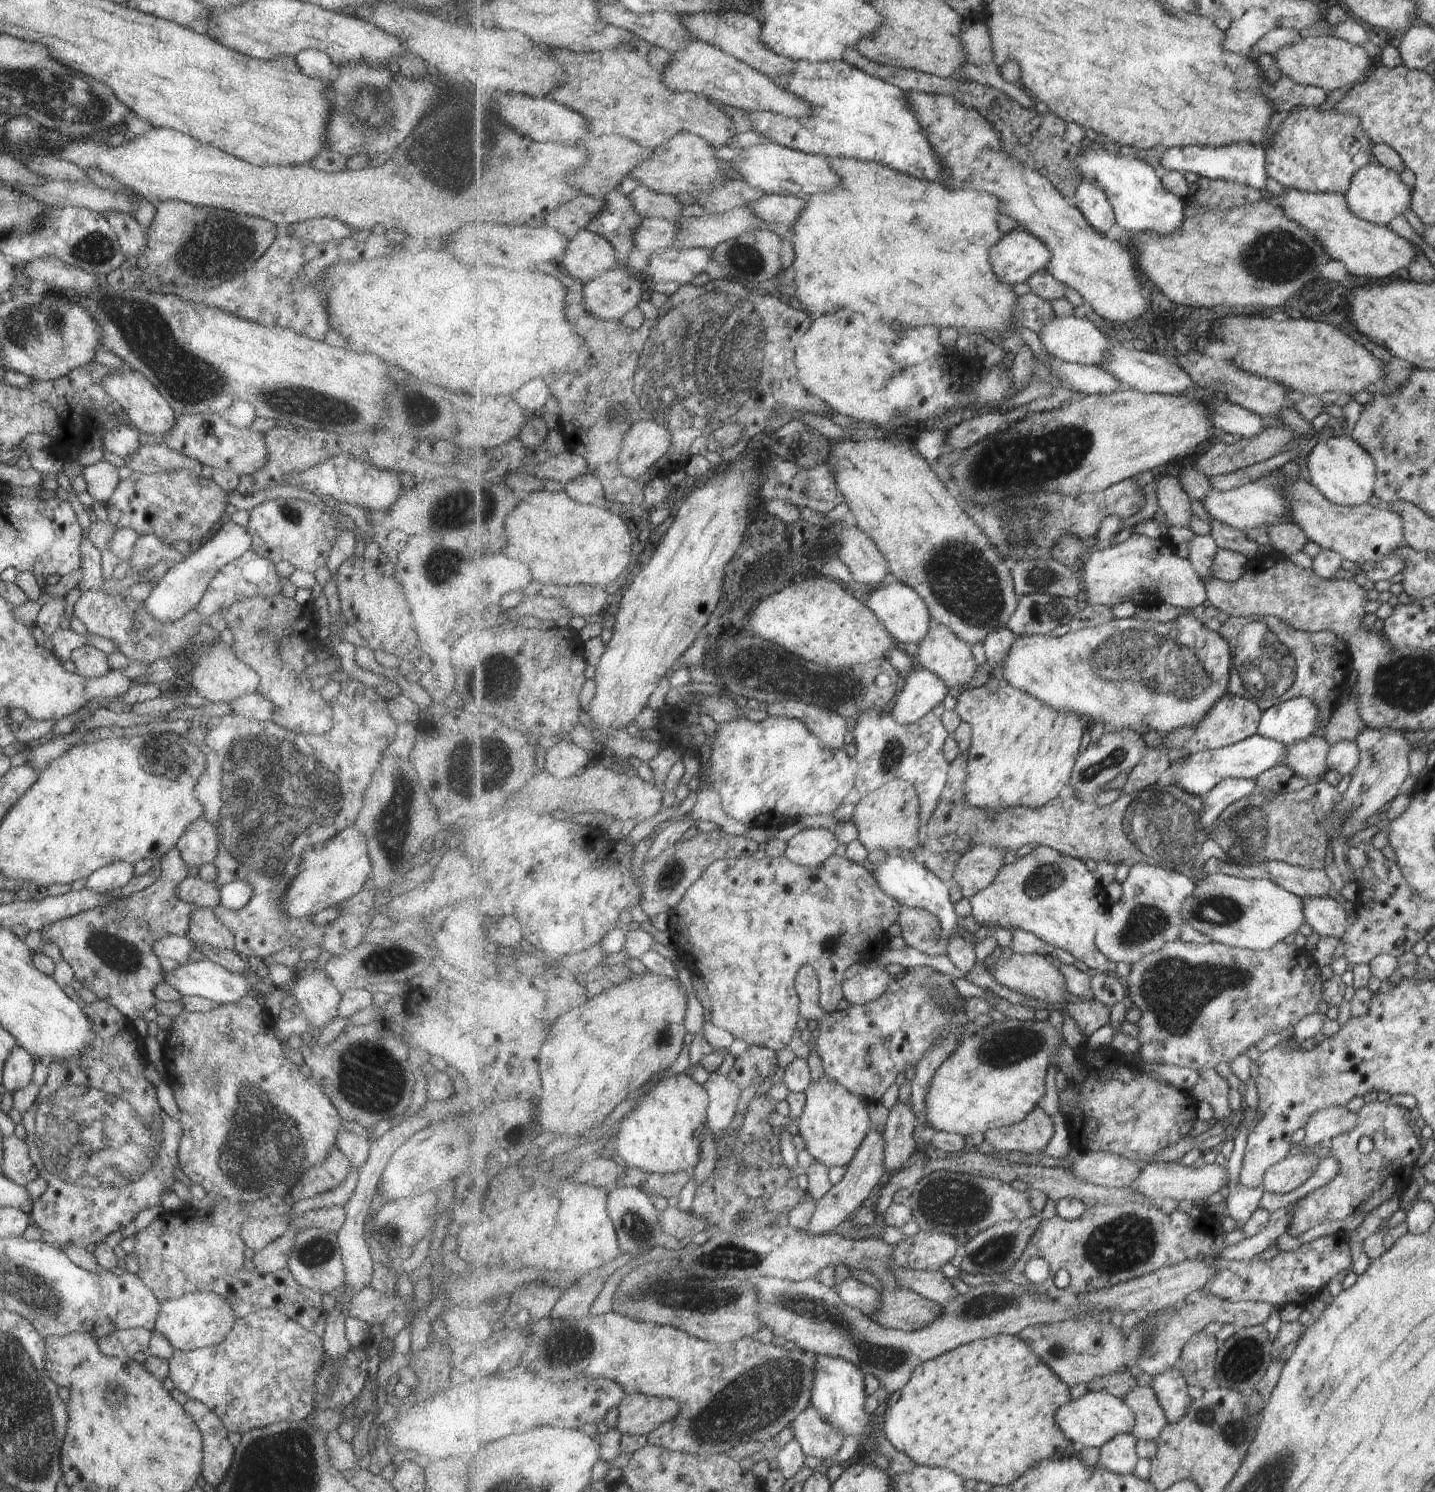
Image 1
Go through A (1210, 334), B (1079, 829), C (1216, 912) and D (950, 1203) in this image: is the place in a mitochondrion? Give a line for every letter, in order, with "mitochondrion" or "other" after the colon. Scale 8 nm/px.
A: other
B: other
C: mitochondrion
D: mitochondrion

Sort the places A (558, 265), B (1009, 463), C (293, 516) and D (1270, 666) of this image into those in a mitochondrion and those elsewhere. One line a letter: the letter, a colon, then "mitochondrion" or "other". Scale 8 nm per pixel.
A: other
B: mitochondrion
C: mitochondrion
D: mitochondrion

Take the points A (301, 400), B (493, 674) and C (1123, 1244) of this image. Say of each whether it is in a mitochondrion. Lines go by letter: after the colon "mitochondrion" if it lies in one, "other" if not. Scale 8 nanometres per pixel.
A: mitochondrion
B: mitochondrion
C: mitochondrion

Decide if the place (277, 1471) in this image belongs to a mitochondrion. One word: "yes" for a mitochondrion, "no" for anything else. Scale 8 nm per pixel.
yes

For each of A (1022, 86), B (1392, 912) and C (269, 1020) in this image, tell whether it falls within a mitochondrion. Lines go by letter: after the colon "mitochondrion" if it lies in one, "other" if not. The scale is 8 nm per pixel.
A: other
B: other
C: other

